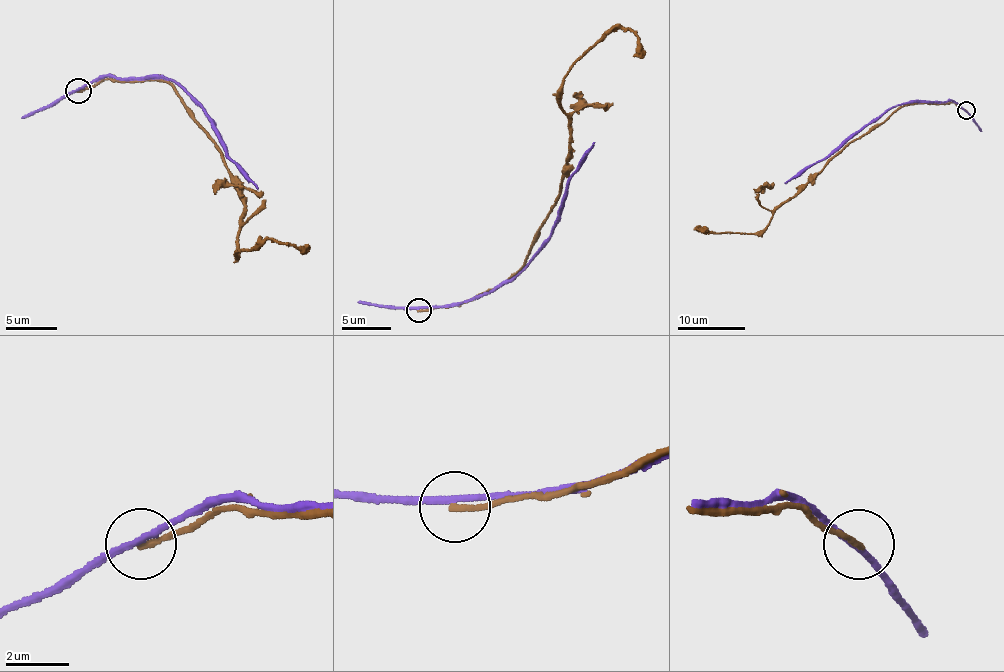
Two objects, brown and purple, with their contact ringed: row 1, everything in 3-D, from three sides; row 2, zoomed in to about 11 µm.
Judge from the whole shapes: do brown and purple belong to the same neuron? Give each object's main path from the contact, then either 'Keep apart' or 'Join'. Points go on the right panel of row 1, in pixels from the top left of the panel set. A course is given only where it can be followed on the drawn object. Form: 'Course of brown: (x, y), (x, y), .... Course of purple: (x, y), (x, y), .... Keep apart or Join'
Course of brown: (967, 111), (953, 102), (901, 106), (852, 140), (760, 231), (707, 232), (695, 226), (708, 228). Course of purple: (965, 111), (948, 99), (898, 104), (784, 182). Keep apart

